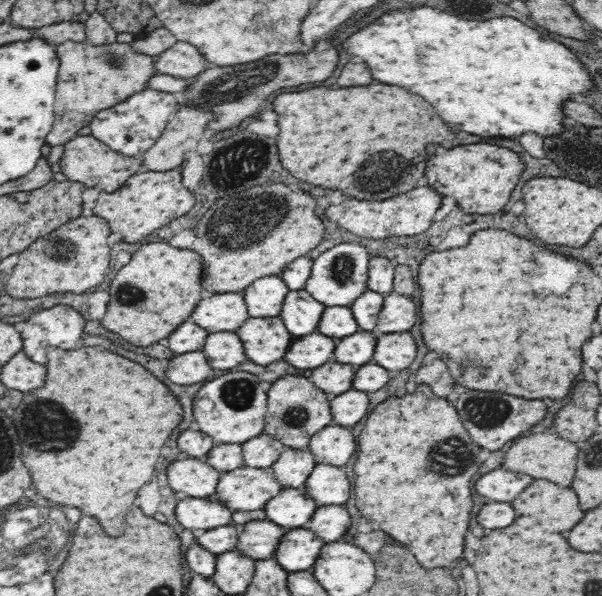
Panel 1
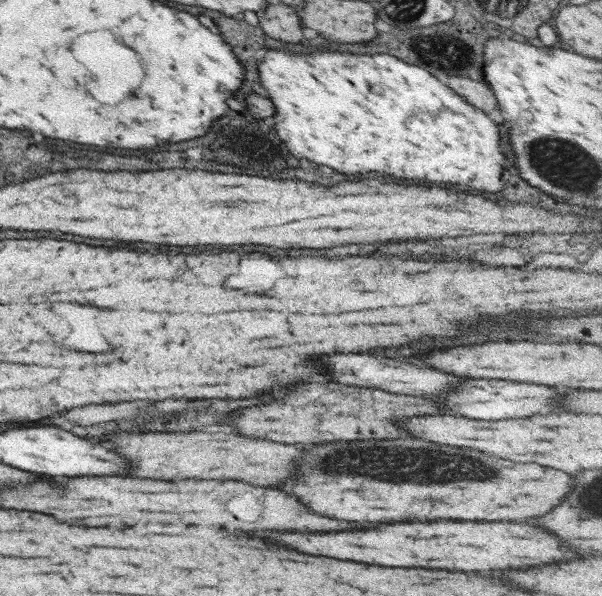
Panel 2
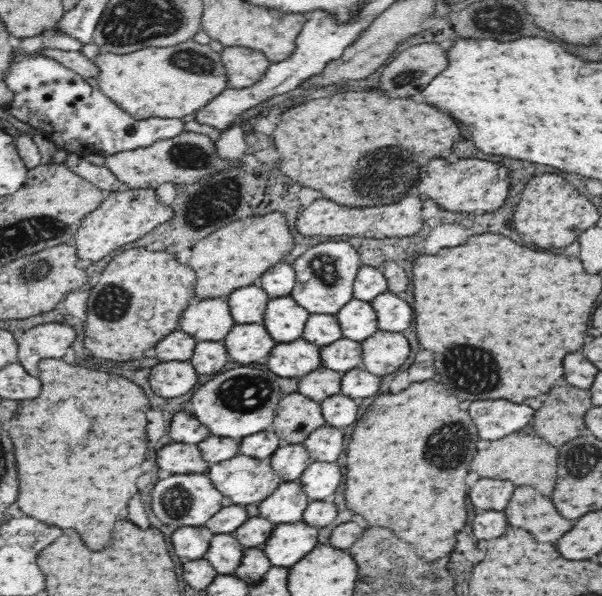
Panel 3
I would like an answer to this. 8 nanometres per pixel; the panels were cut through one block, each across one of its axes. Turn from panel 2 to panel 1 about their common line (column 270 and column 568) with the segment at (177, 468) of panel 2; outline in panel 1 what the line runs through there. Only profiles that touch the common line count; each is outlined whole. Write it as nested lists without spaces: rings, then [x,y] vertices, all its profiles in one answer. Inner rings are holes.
[[[556,432],[554,434],[534,434],[534,436],[516,440],[508,448],[504,466],[506,466],[506,470],[522,472],[536,480],[544,478],[544,480],[550,480],[550,482],[566,488],[566,486],[570,486],[570,482],[574,478],[576,458],[578,458],[578,446],[574,442],[568,442]]]

